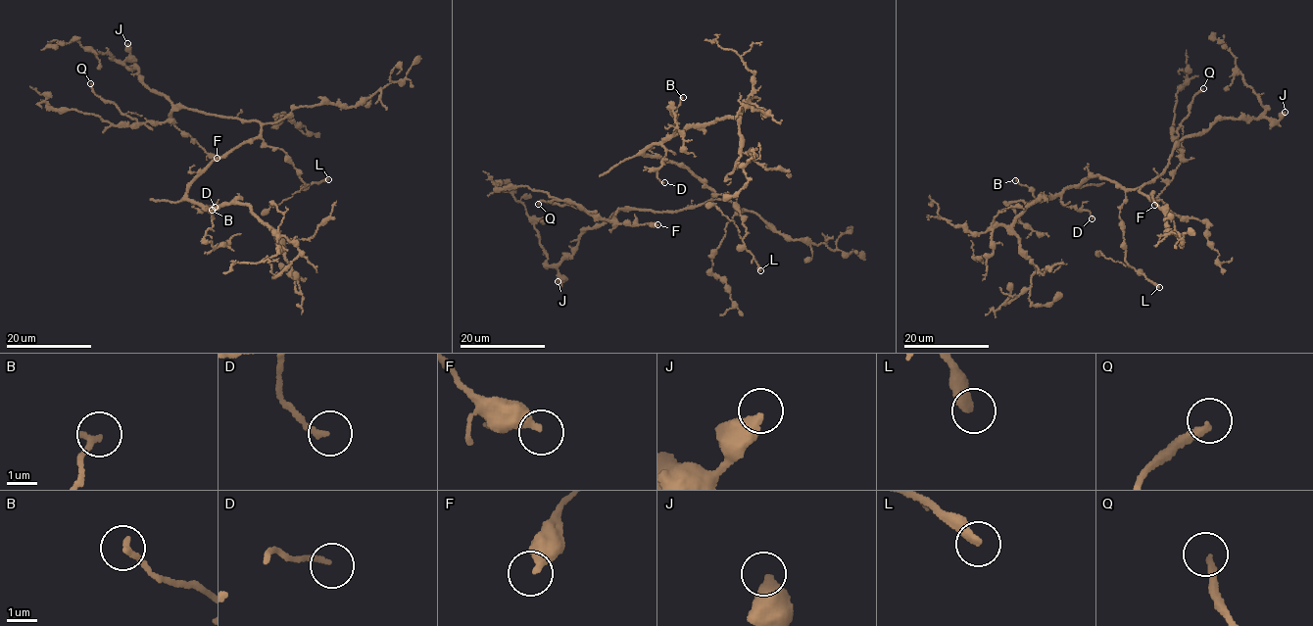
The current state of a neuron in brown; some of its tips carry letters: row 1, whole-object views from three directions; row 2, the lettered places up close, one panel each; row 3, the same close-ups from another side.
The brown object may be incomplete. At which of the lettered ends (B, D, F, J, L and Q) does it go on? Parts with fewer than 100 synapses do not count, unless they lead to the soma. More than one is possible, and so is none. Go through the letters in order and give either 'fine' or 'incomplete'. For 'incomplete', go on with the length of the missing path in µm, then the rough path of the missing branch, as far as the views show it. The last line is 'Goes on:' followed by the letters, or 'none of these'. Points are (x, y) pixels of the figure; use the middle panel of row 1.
B: fine
D: fine
F: fine
J: fine
L: fine
Q: fine
Goes on: none of these

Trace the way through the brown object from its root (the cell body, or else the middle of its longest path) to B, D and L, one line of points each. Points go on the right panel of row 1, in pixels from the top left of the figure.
B: (1123, 188), (1100, 174), (1042, 201), (1015, 180)
D: (1123, 188), (1100, 174), (1064, 190), (1062, 202), (1090, 211), (1092, 218)
L: (1123, 188), (1125, 201), (1119, 216), (1125, 261), (1159, 287)

